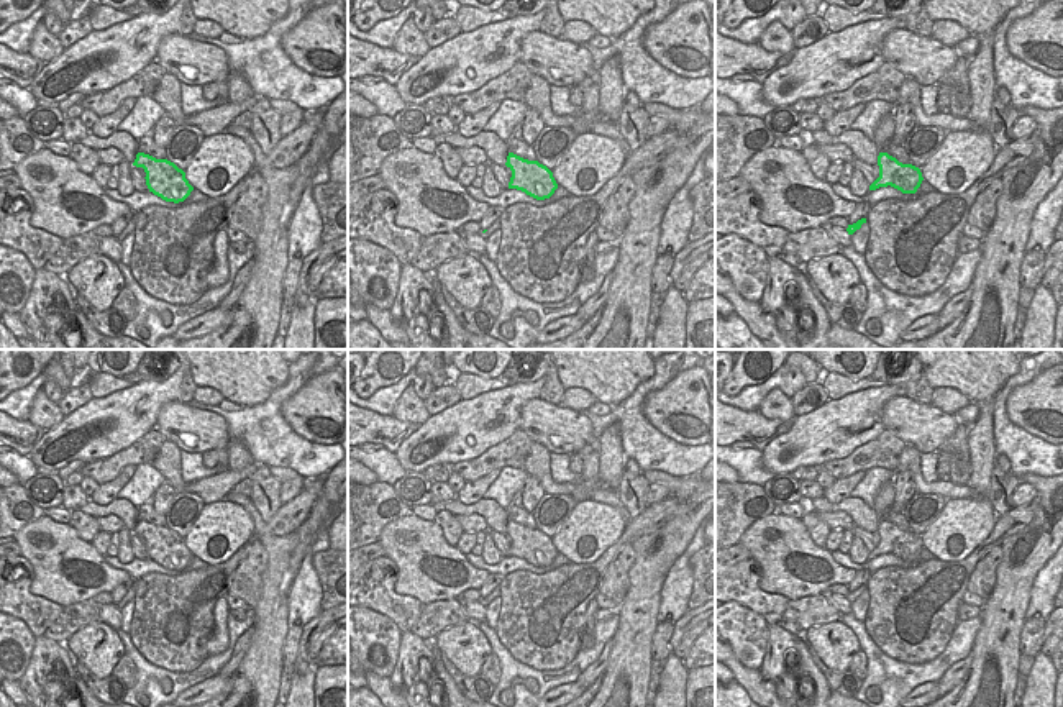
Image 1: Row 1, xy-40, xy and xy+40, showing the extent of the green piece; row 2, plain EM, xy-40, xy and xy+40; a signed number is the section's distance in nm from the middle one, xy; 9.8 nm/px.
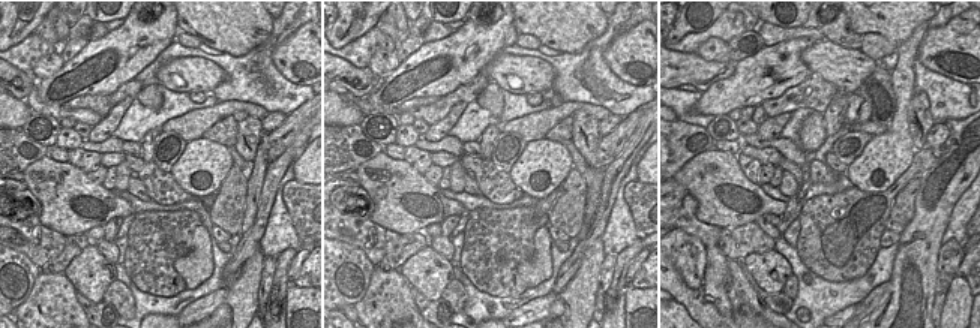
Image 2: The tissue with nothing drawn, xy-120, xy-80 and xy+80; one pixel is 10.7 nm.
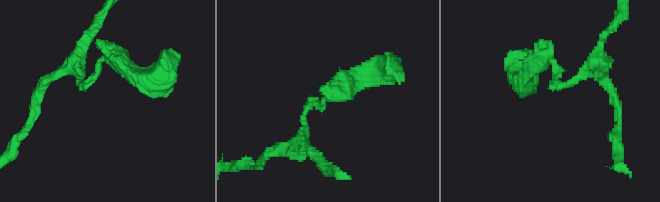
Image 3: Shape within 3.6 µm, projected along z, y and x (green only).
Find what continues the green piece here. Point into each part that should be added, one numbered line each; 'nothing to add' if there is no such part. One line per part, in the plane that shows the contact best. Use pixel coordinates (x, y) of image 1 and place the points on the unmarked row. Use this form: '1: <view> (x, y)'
nothing to add

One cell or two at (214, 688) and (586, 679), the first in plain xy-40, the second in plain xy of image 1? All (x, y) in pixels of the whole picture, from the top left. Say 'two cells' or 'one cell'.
two cells

